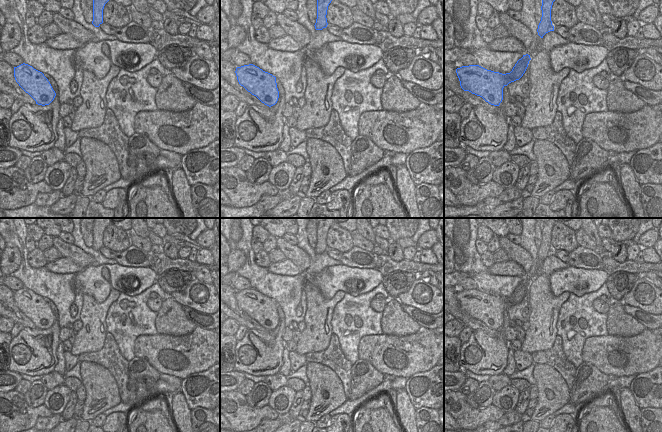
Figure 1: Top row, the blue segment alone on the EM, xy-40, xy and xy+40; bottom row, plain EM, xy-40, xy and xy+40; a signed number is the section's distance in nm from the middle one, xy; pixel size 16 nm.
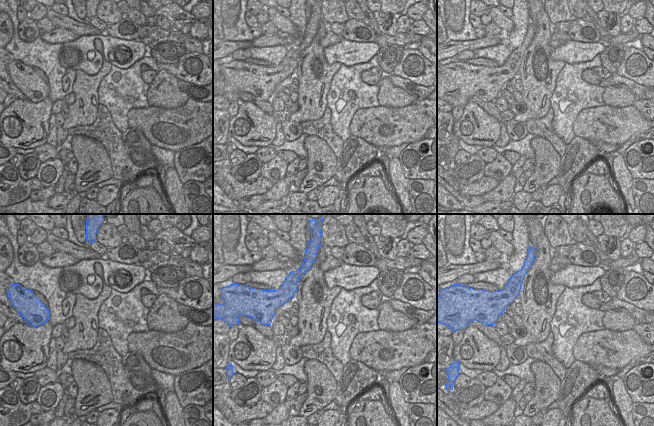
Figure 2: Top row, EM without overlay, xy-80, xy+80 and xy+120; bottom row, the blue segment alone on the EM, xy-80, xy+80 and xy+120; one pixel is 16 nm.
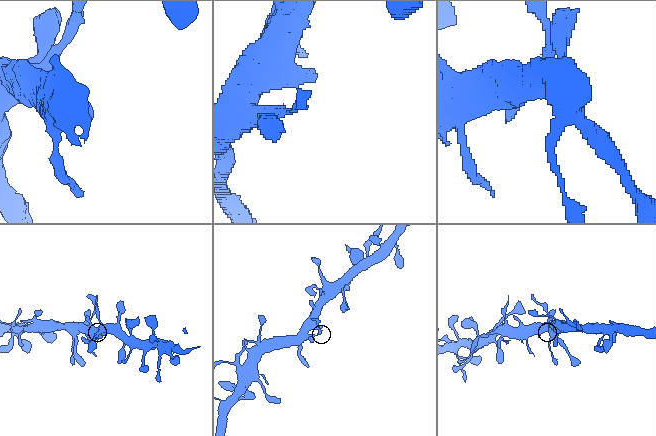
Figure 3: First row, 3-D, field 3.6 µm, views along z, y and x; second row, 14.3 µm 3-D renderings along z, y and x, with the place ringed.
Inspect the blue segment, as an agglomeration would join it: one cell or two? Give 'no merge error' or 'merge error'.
no merge error

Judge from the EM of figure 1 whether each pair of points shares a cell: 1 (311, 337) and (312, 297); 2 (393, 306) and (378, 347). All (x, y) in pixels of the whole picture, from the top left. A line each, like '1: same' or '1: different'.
1: same
2: different

